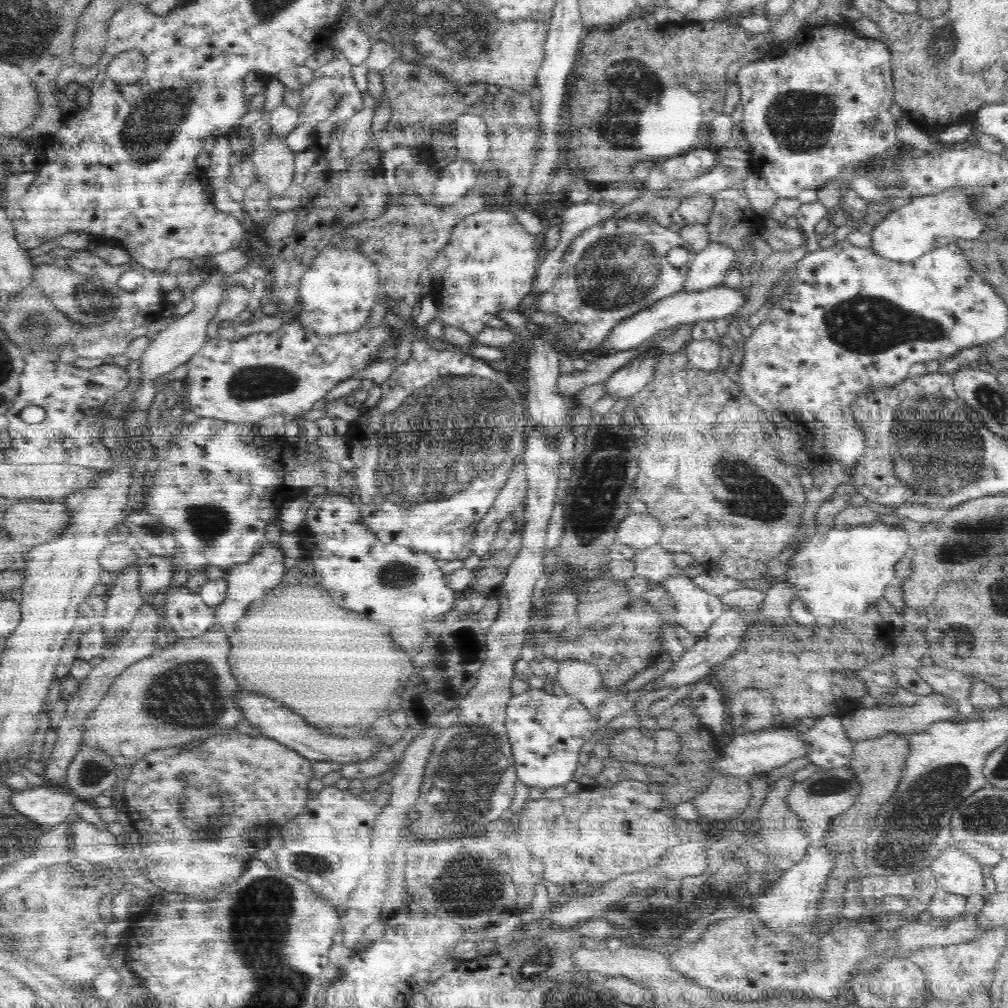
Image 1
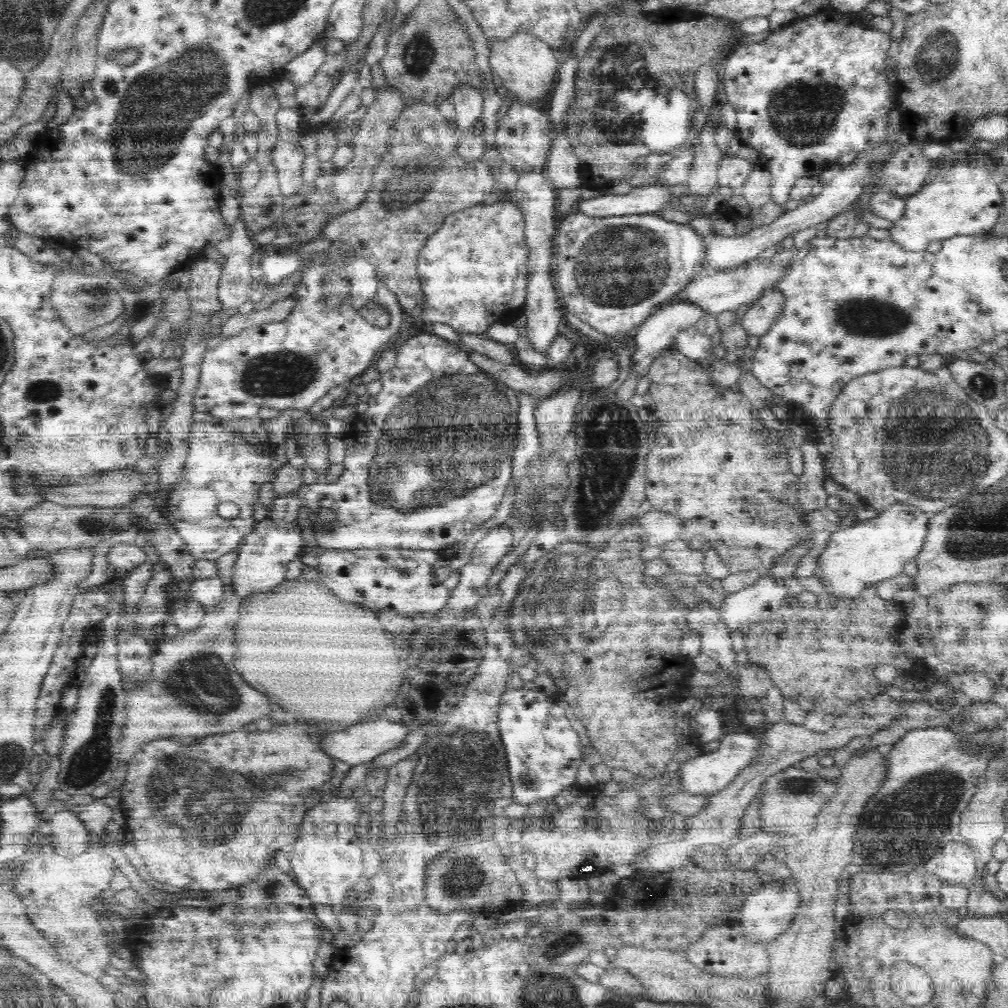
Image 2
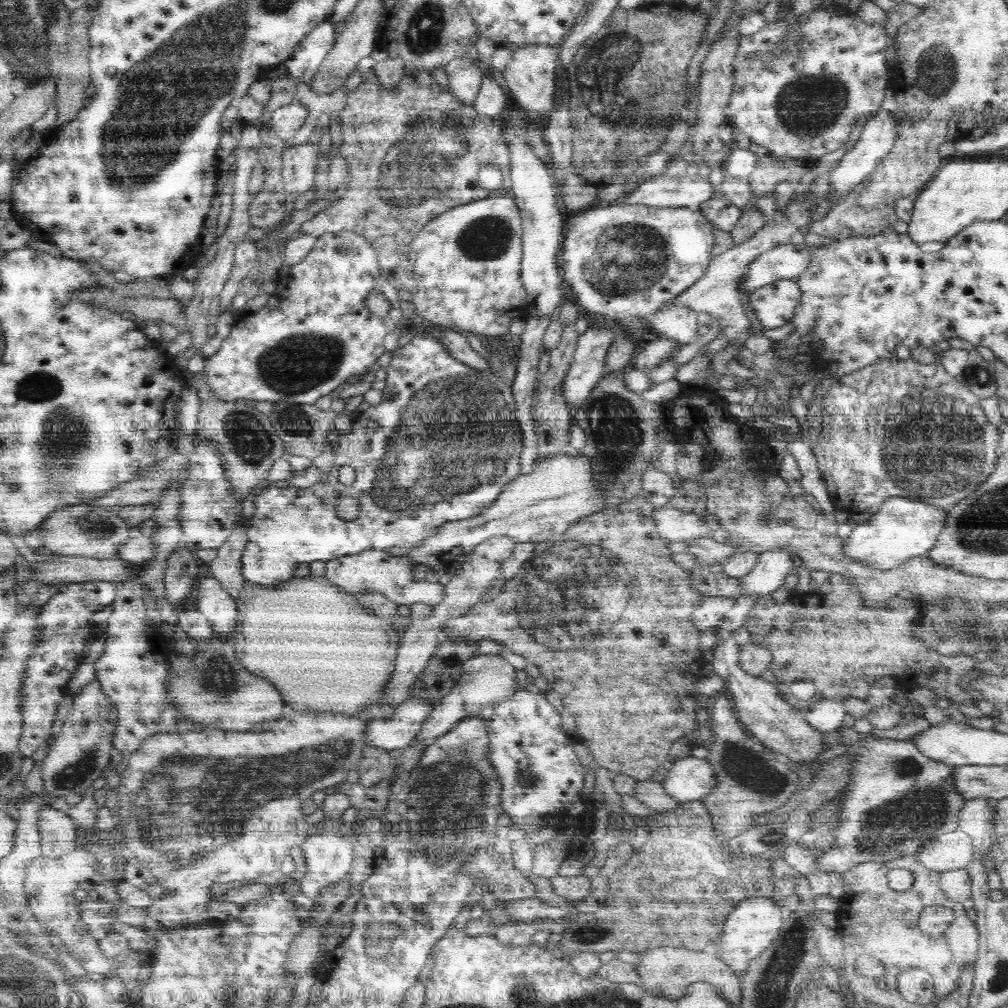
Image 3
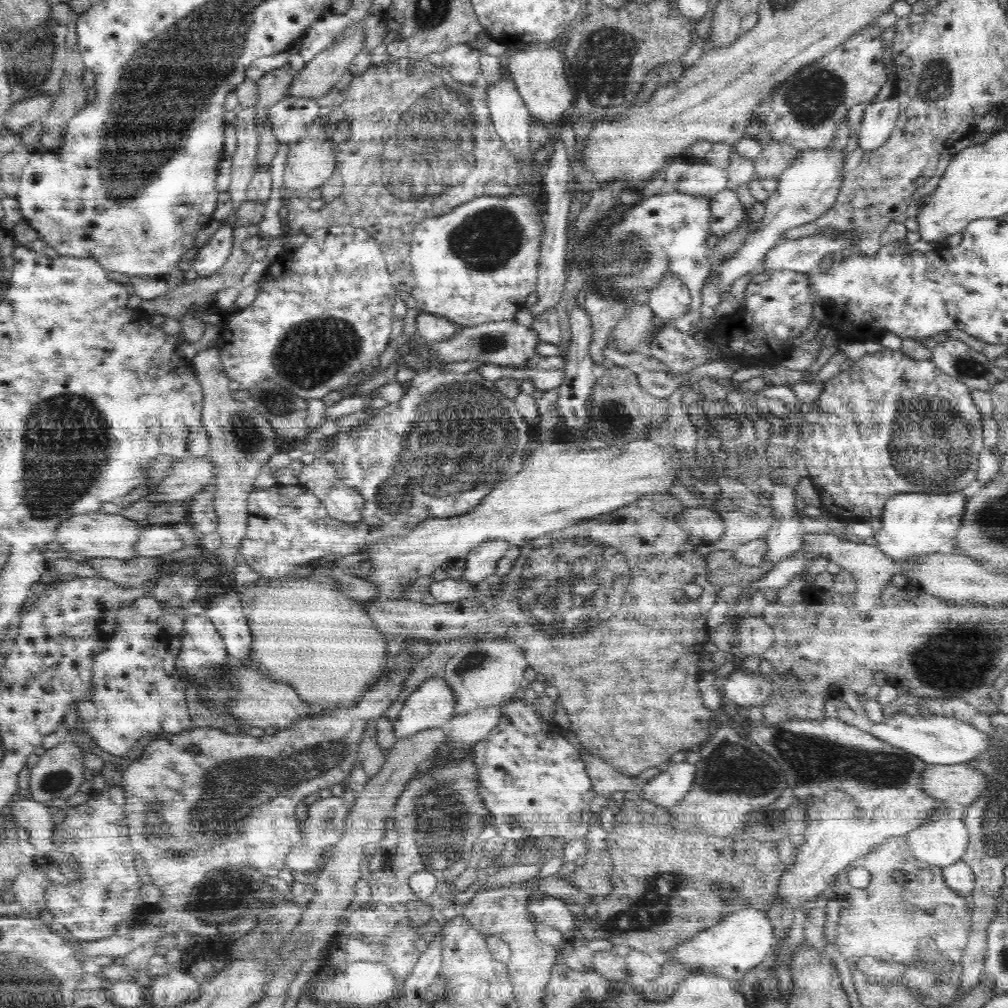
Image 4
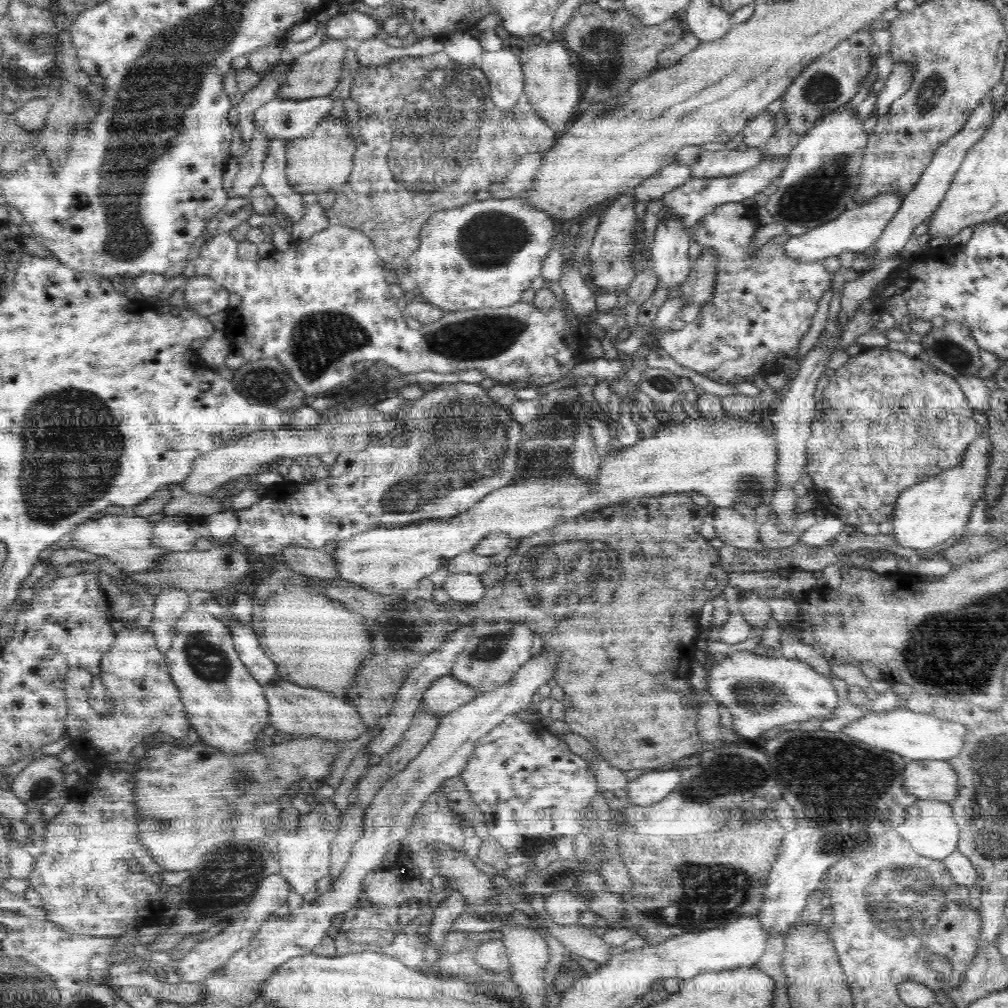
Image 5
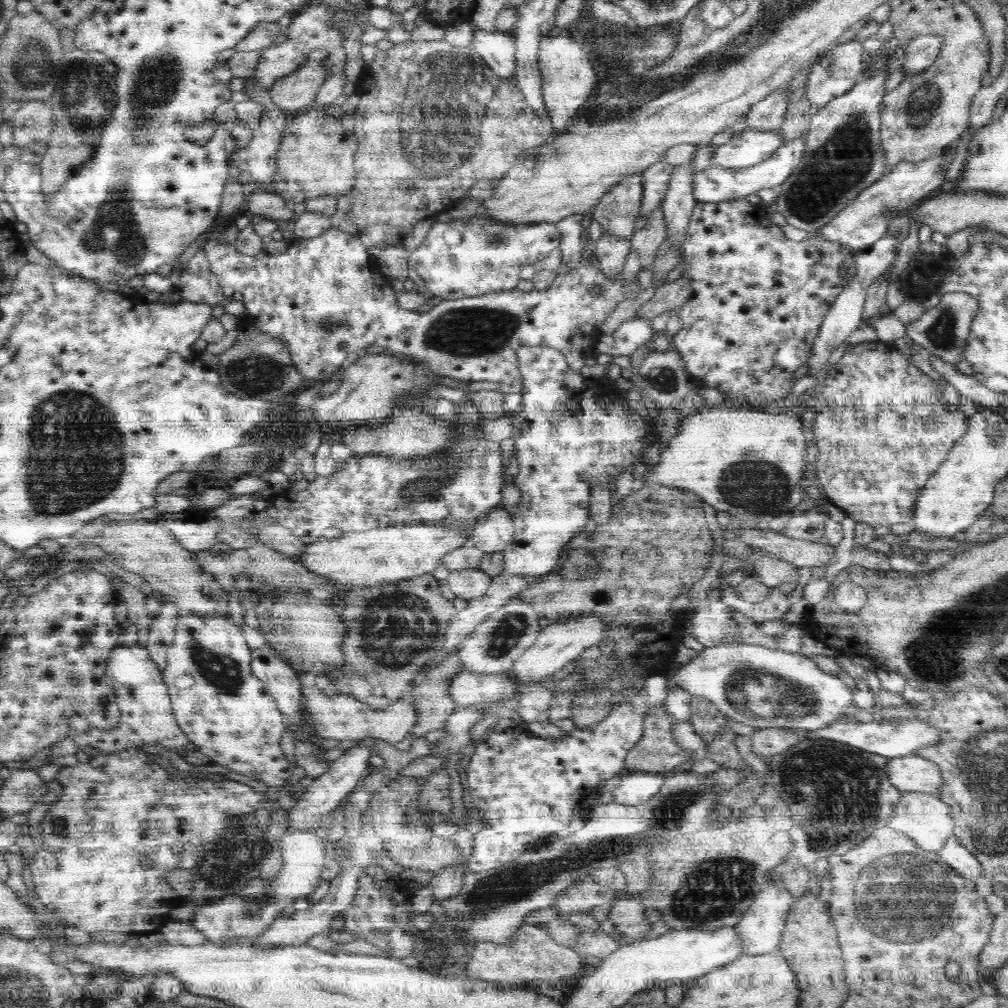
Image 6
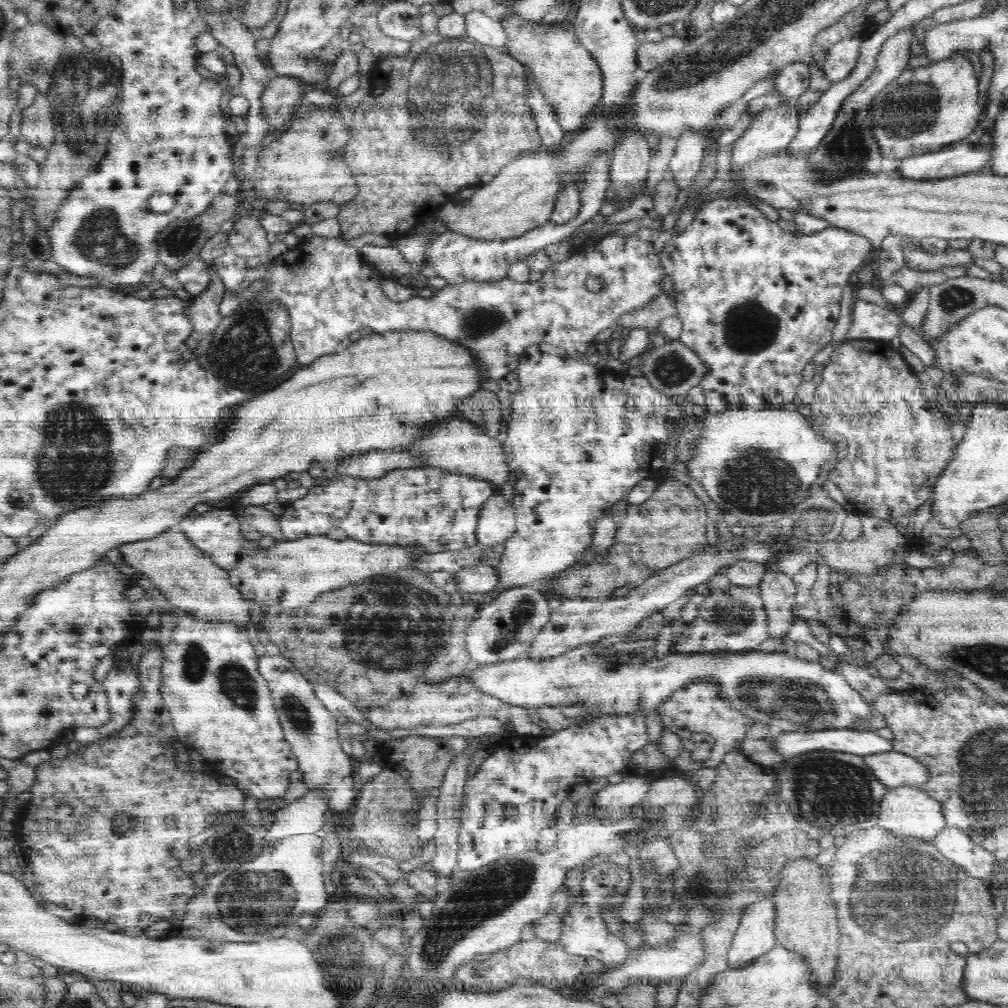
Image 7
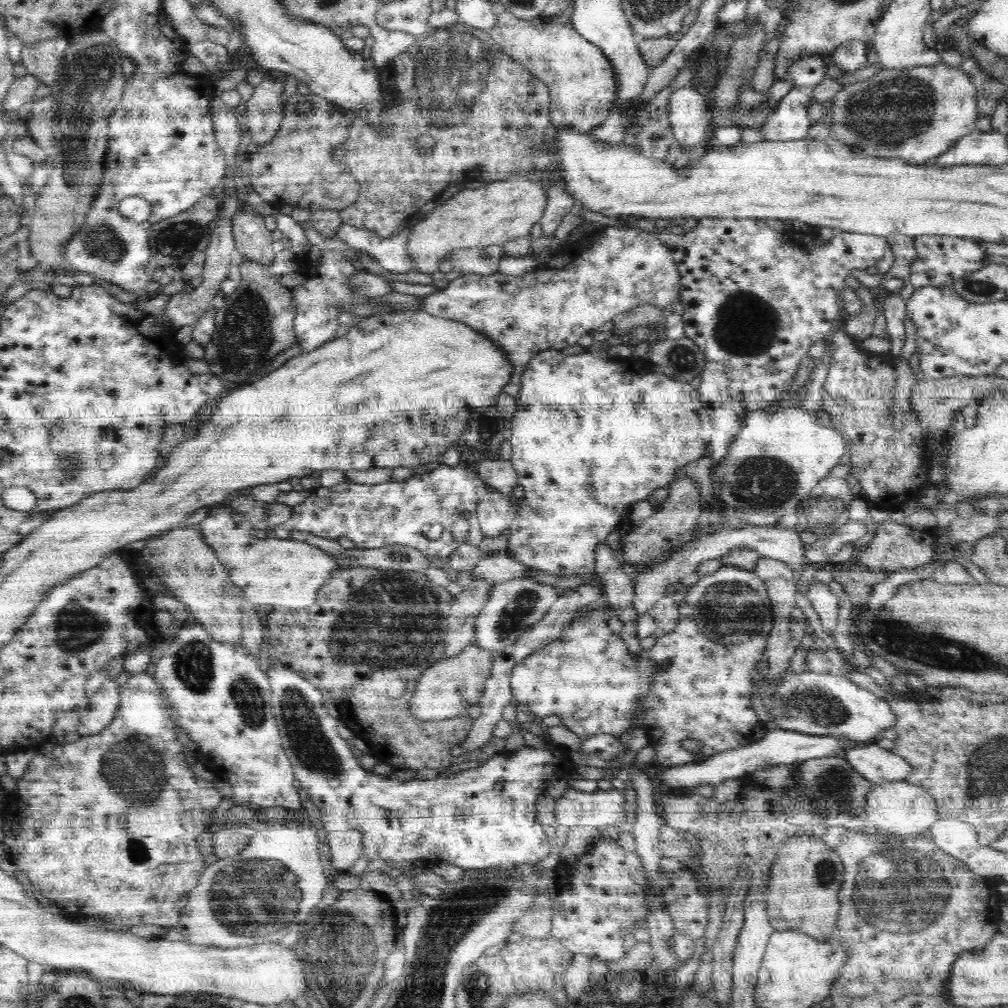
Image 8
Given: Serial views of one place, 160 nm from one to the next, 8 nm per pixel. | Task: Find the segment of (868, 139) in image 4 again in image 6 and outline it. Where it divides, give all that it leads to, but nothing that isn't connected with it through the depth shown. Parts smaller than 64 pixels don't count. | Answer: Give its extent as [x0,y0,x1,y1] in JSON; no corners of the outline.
[901,34,944,76]

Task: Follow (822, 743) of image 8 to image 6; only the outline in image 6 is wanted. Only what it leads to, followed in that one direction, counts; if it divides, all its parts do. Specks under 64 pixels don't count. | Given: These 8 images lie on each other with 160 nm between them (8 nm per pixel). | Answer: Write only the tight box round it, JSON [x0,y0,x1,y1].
[806,720,940,758]

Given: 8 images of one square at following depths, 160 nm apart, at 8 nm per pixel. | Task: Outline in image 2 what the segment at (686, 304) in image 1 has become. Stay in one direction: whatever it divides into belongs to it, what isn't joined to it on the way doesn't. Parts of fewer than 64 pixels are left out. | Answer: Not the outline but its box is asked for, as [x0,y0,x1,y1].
[664,248,798,317]

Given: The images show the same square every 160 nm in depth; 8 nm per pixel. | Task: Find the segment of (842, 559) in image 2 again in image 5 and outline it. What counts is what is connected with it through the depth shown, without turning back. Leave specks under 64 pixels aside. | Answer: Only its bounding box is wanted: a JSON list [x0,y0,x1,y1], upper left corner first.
[889,432,991,550]

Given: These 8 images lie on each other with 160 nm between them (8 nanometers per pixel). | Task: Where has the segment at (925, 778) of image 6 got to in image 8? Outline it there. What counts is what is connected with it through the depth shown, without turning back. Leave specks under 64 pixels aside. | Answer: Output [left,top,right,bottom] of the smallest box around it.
[843,741,912,785]

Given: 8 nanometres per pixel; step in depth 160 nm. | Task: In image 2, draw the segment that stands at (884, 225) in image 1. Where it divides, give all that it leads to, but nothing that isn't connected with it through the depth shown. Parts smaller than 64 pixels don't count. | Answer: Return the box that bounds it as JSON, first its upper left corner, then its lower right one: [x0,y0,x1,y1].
[888,161,1002,253]

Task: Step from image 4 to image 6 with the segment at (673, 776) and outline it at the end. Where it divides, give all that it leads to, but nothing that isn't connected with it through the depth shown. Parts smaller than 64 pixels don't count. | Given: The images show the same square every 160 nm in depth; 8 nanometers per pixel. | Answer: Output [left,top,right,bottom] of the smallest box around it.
[612,771,665,806]

